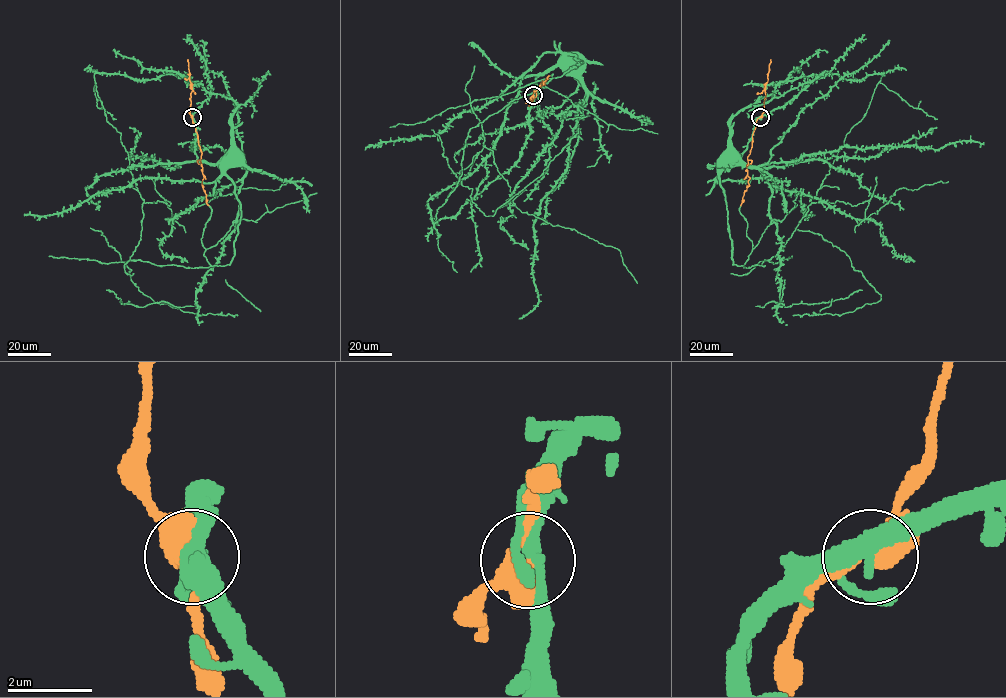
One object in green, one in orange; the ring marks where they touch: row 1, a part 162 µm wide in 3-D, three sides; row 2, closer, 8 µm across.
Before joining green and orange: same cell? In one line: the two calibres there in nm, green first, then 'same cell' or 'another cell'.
calibres 360 and 460 nm; same cell

